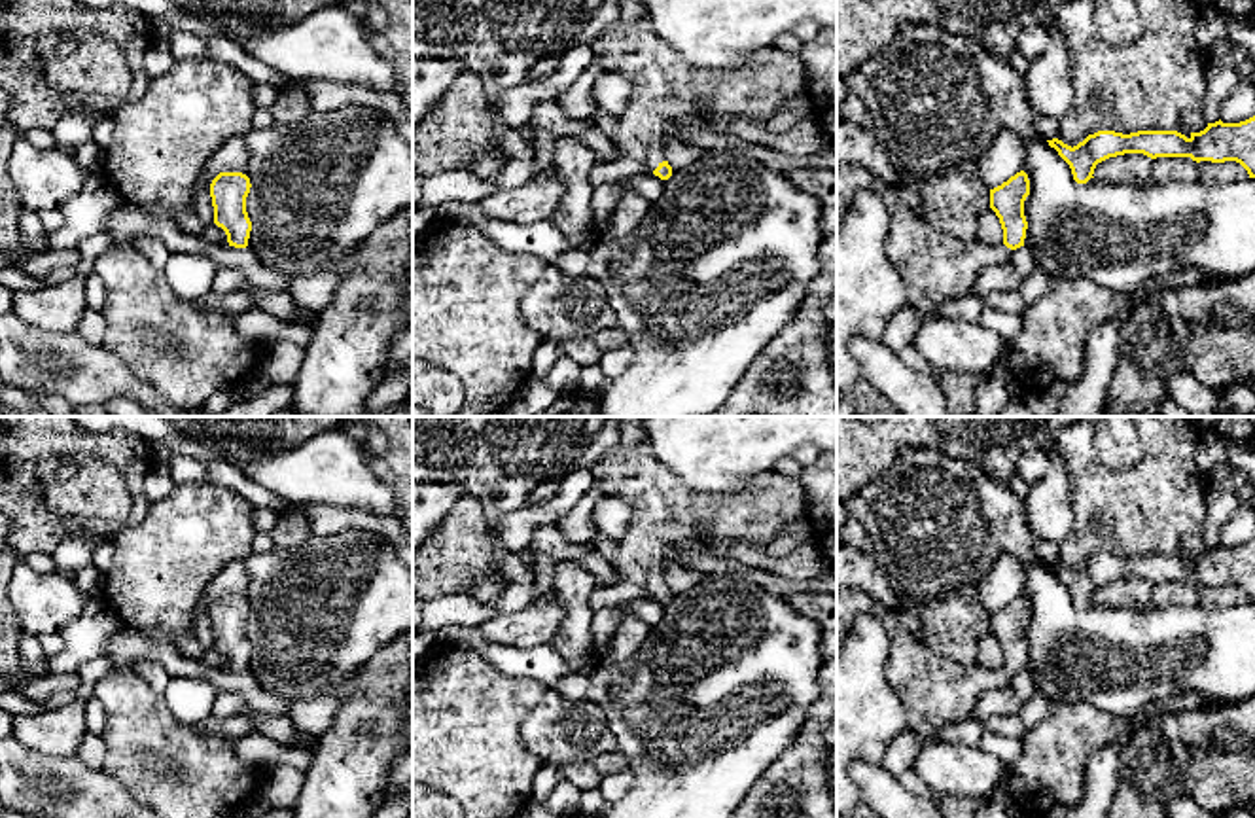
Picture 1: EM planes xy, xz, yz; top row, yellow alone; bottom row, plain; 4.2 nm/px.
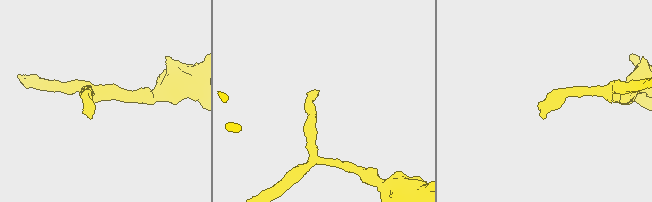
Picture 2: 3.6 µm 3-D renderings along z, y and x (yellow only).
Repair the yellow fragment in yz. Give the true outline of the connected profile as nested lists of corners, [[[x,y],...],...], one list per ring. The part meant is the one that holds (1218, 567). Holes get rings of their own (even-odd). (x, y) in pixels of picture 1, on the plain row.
[[[1255,540],[1240,547],[1208,547],[1200,557],[1187,562],[1177,555],[1138,555],[1130,559],[1098,555],[1077,570],[1068,570],[1058,562],[1047,564],[1051,572],[1069,589],[1073,604],[1087,608],[1094,602],[1098,587],[1124,579],[1143,578],[1157,581],[1191,581],[1193,585],[1240,587],[1249,602],[1255,602]]]

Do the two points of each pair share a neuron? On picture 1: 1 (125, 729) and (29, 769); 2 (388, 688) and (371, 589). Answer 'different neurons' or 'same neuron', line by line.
1: different neurons
2: different neurons

